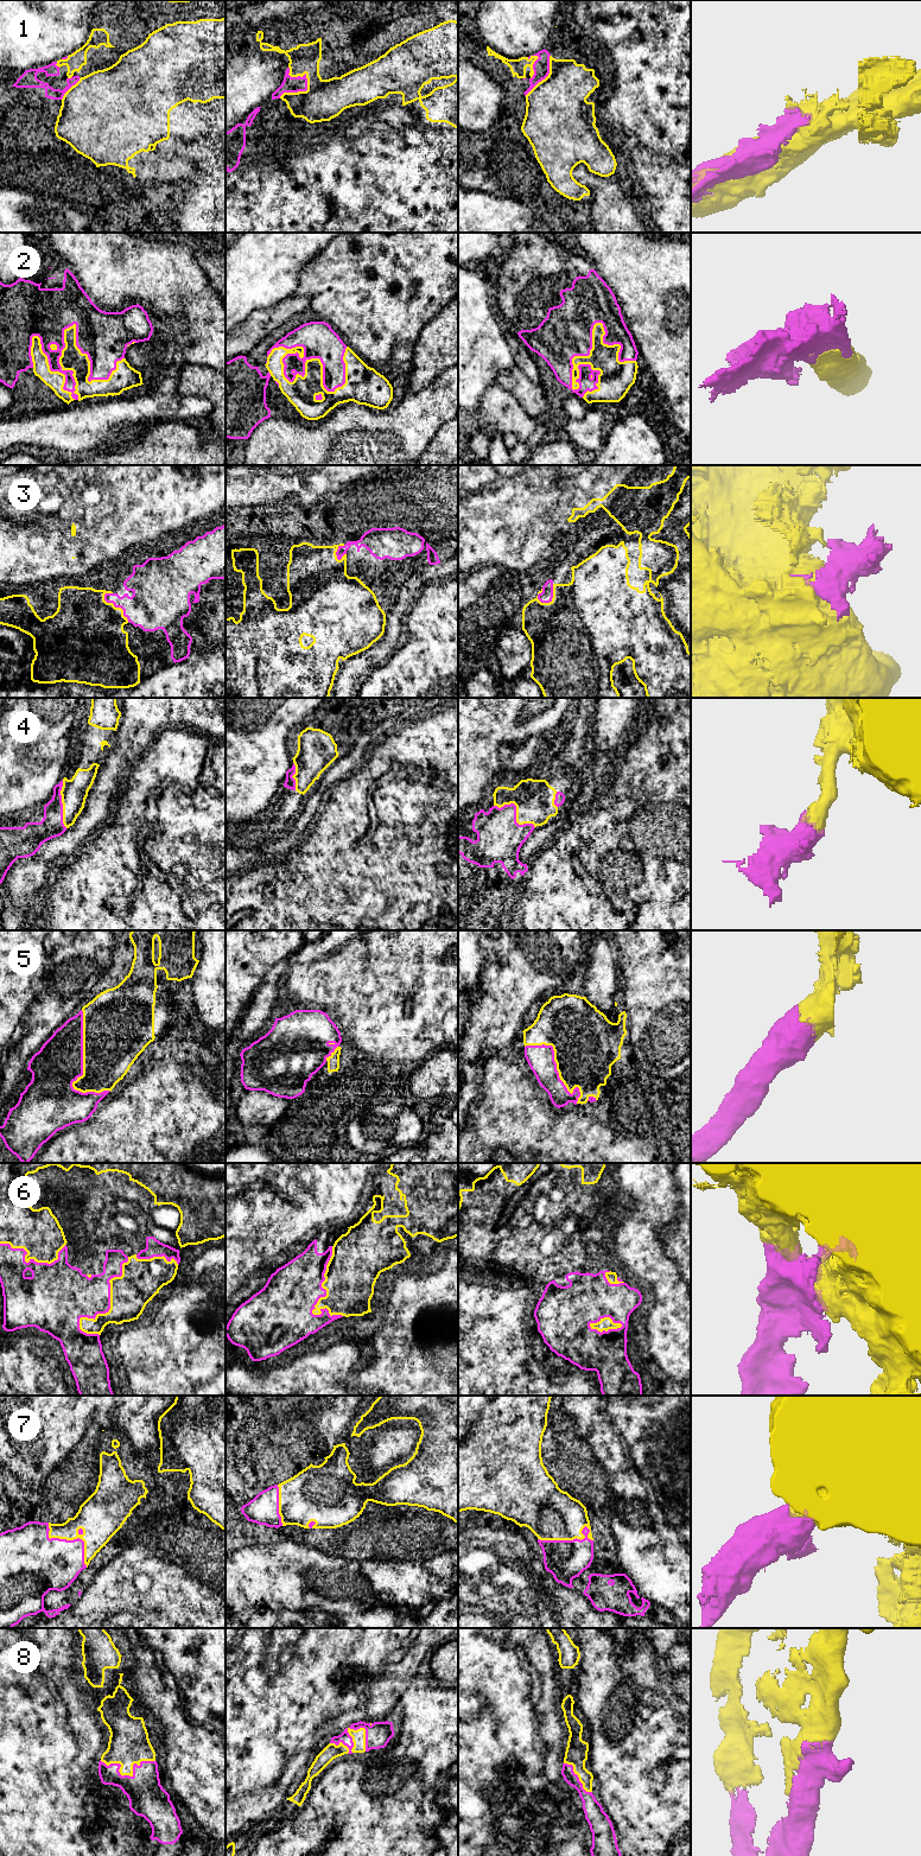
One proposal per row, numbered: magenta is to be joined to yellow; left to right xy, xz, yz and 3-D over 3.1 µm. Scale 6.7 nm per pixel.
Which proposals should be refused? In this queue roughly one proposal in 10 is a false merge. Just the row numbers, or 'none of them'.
3

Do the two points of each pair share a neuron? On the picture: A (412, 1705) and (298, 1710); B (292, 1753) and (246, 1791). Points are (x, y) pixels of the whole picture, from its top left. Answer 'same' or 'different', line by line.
A: different
B: same

